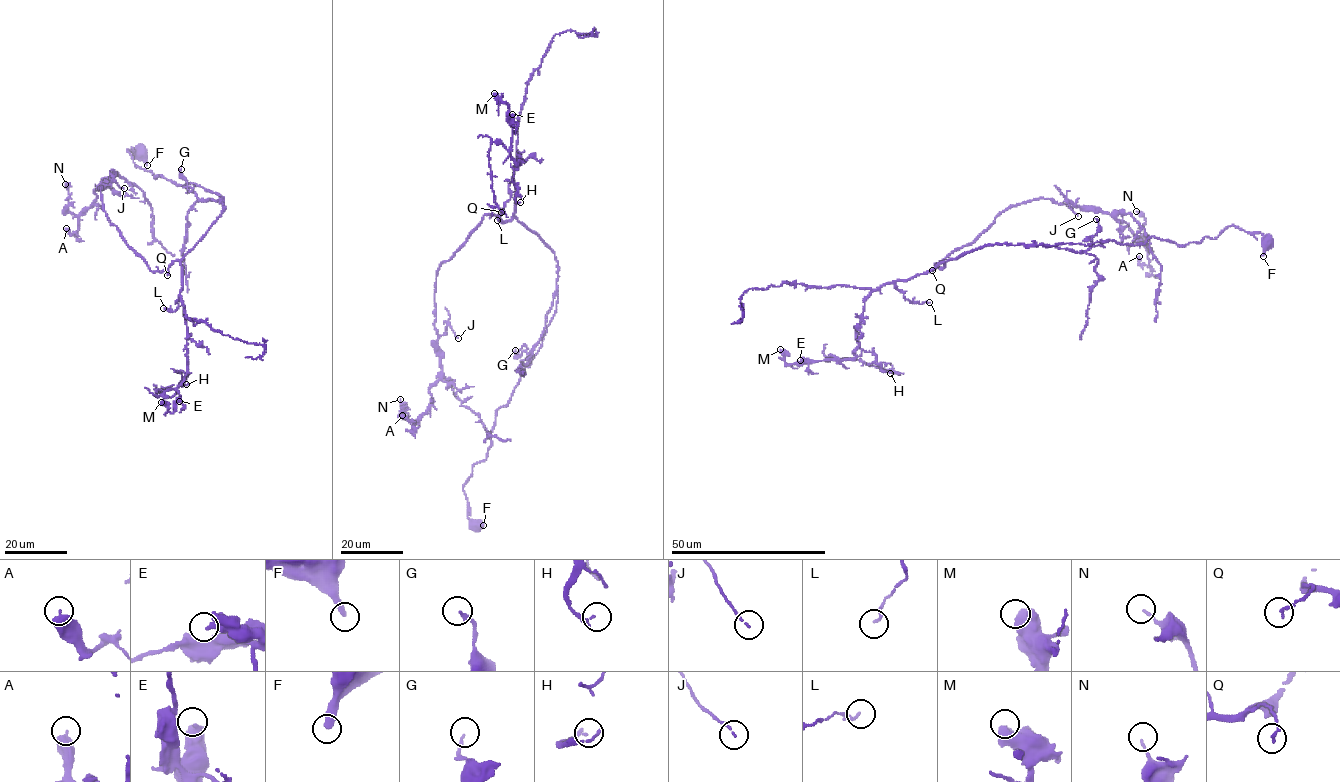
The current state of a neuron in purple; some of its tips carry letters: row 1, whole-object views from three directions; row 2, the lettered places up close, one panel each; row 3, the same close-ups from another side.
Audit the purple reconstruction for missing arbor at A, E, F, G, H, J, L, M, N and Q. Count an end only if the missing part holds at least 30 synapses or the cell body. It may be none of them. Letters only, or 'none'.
none

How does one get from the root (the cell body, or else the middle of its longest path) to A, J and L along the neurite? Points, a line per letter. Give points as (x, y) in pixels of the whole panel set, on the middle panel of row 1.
A: (519, 221), (486, 214), (439, 267), (435, 329), (442, 375), (414, 426), (402, 415)
J: (519, 221), (512, 217), (504, 223), (486, 214), (439, 267), (435, 329), (442, 335), (449, 324), (458, 338)
L: (519, 221), (514, 215), (516, 188), (512, 179), (509, 186), (511, 197), (497, 220)

